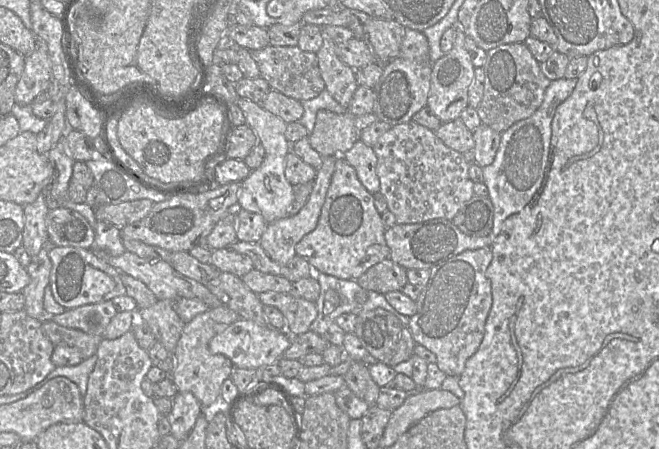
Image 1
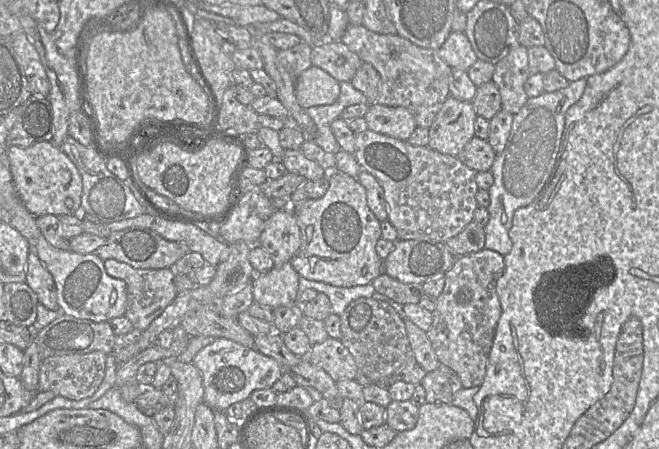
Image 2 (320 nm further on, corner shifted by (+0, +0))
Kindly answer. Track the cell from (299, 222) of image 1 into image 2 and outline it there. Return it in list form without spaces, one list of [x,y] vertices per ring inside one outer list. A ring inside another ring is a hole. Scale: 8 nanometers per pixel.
[[[291,262],[265,273],[255,273],[252,280],[254,301],[273,309],[295,304],[299,276]]]

